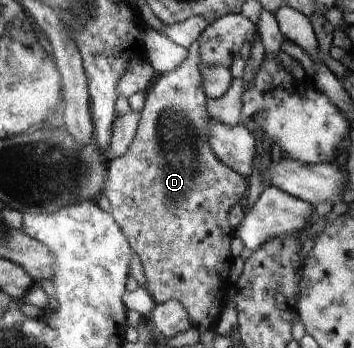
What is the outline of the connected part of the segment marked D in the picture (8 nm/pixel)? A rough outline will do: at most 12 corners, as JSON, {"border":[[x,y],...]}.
{"border":[[195,40],[153,80],[110,213],[158,304],[227,305],[248,180],[210,147]]}

